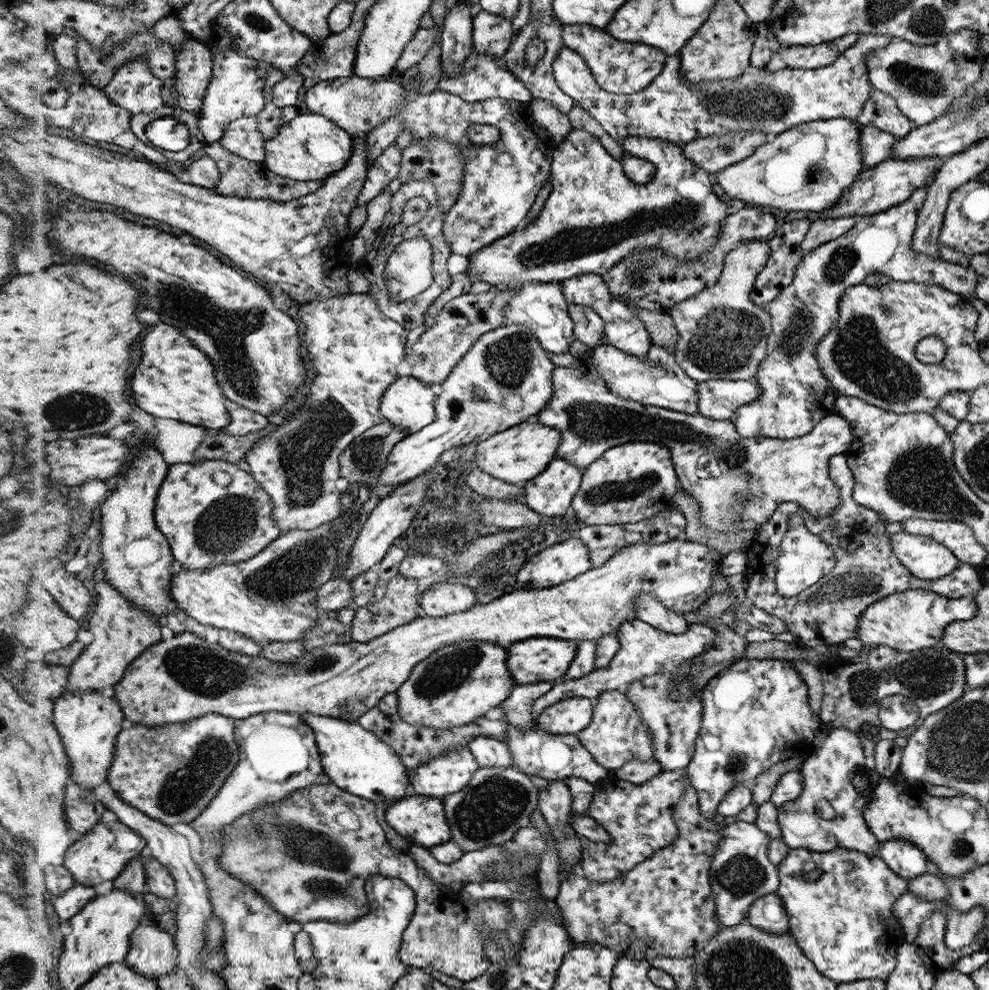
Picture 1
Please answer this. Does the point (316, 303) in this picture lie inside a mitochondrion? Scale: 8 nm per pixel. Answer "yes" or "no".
no

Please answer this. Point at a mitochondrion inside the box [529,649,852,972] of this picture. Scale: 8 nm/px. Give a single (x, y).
(742, 875)

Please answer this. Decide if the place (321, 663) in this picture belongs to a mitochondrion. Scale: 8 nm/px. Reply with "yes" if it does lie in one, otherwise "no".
yes

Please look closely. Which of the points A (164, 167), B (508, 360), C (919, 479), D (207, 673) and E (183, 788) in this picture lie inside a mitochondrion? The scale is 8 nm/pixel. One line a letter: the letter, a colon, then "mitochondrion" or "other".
A: other
B: mitochondrion
C: mitochondrion
D: mitochondrion
E: mitochondrion

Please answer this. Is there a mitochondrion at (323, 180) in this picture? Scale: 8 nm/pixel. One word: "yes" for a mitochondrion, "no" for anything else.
no

